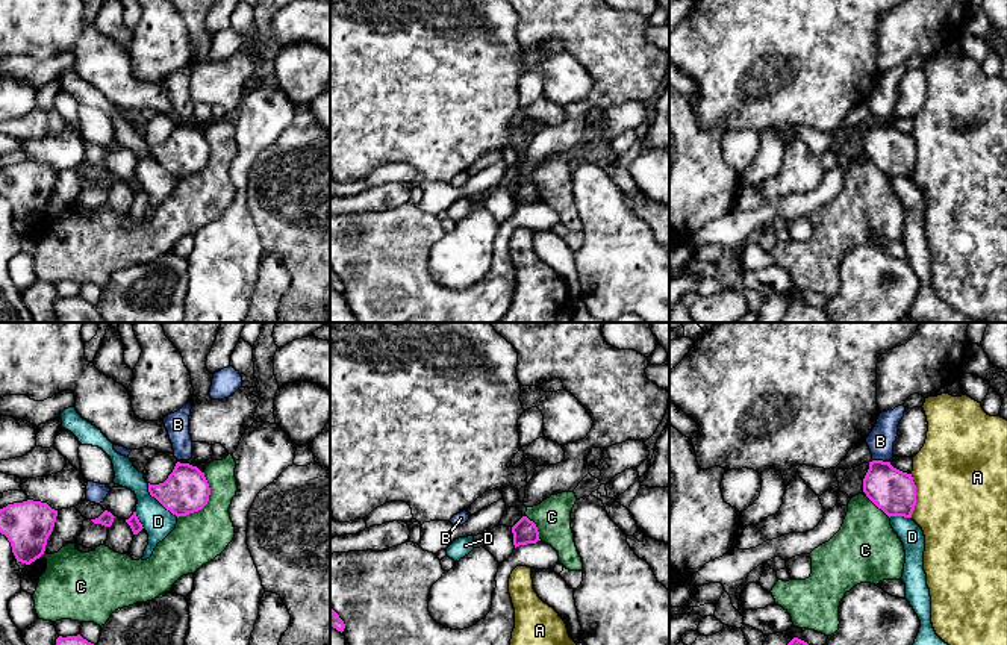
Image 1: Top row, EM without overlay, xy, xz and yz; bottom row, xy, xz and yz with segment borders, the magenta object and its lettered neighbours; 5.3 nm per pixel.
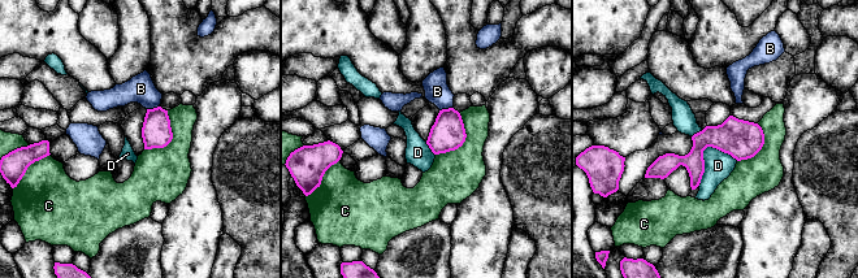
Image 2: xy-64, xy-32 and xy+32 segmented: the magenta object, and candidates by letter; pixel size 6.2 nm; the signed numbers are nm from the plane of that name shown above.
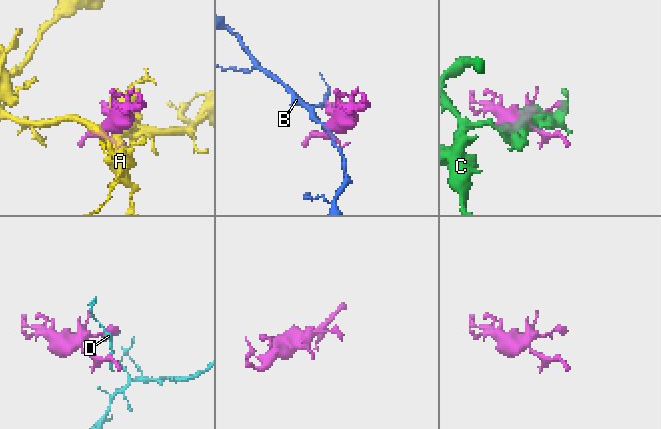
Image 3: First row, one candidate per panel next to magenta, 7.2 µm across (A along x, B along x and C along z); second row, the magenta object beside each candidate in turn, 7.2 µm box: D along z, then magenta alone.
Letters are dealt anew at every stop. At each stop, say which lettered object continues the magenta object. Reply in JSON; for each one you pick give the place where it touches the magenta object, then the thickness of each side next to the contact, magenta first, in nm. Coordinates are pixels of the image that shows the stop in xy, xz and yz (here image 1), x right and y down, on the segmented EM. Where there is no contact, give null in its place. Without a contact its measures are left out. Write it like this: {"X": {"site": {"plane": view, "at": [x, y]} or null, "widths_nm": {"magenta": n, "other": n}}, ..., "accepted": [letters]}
{"accepted": []}

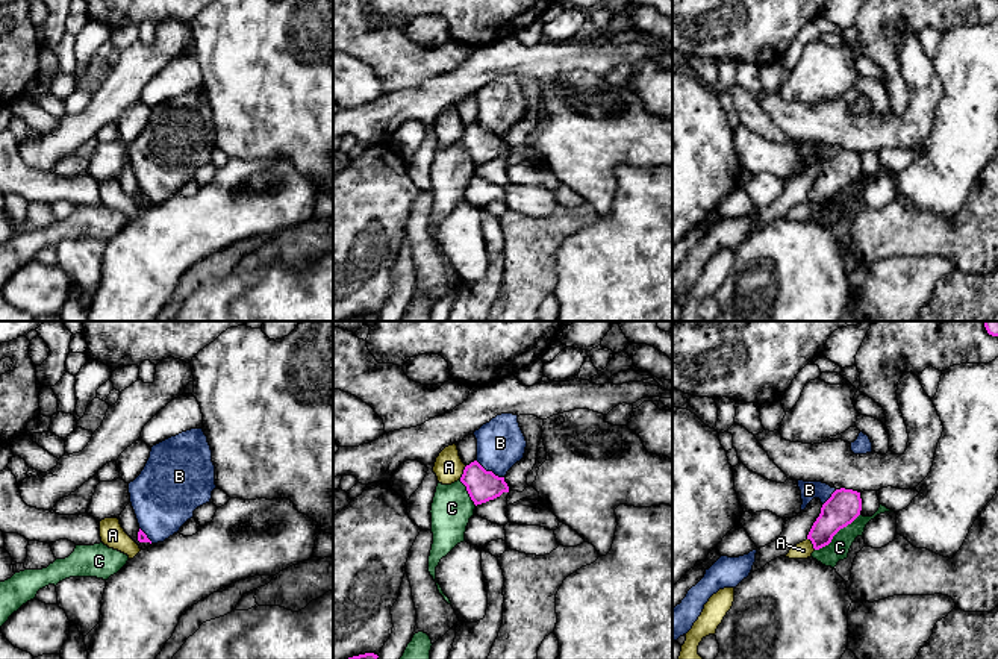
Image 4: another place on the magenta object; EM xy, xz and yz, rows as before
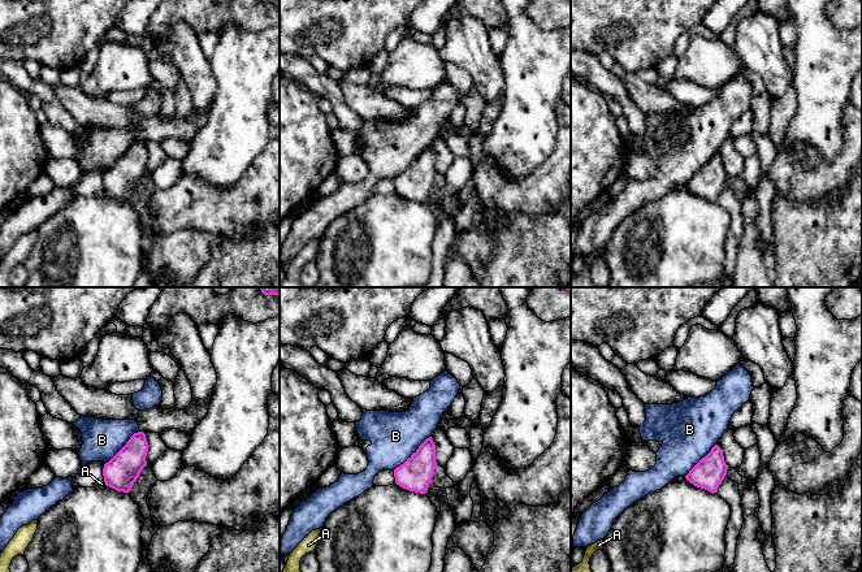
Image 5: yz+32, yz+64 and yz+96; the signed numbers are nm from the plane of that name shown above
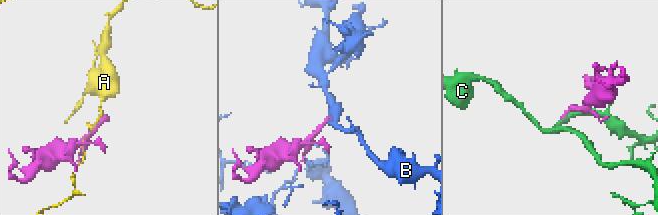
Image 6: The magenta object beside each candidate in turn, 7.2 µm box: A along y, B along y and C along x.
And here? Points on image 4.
{"B": {"site": {"plane": "xz", "at": [489, 471]}, "widths_nm": {"magenta": 170, "other": 260}}, "accepted": ["B"]}

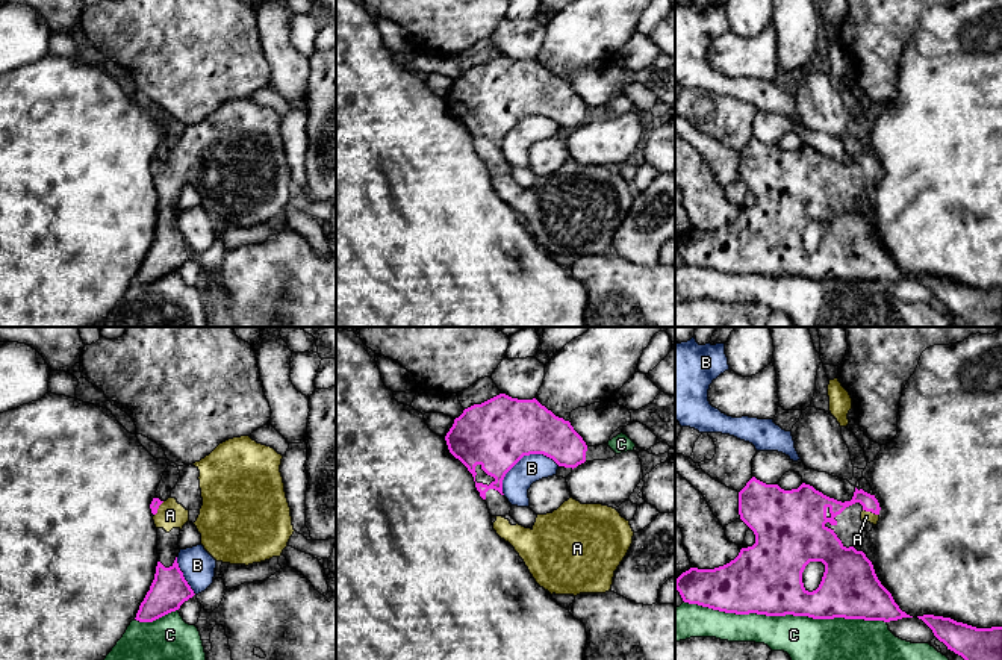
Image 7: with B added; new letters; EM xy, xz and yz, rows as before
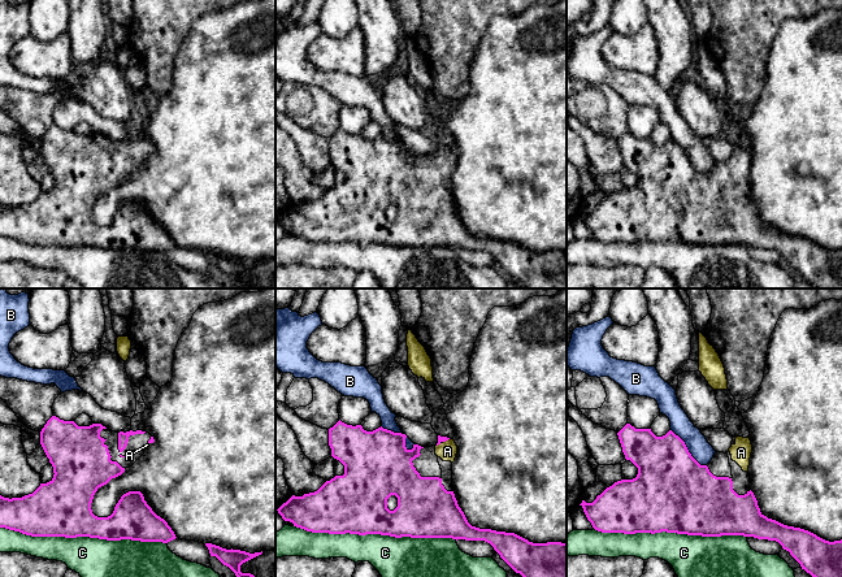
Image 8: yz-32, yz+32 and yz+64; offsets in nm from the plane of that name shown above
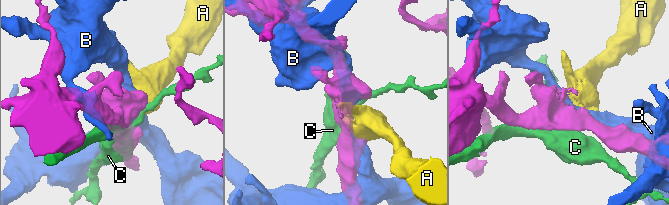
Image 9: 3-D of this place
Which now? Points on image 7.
{"A": {"site": {"plane": "yz", "at": [871, 510]}, "widths_nm": {"magenta": 90, "other": 60}}, "accepted": ["A"]}

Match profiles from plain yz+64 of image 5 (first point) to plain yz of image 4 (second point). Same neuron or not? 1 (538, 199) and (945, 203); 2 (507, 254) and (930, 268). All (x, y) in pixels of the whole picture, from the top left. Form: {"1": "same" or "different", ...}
{"1": "different", "2": "different"}

